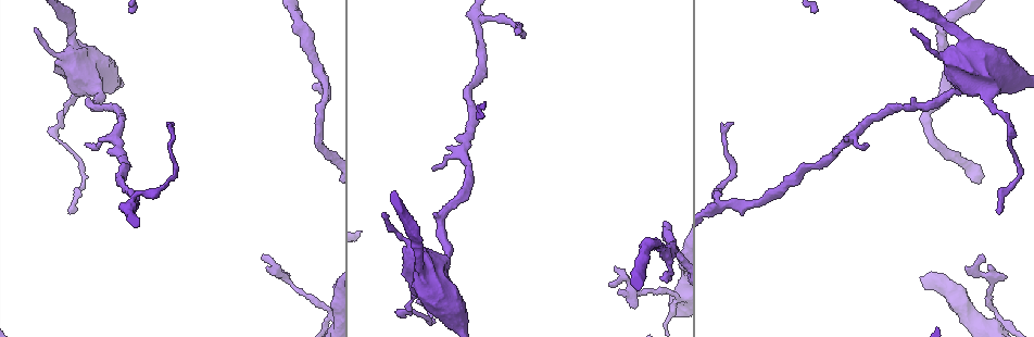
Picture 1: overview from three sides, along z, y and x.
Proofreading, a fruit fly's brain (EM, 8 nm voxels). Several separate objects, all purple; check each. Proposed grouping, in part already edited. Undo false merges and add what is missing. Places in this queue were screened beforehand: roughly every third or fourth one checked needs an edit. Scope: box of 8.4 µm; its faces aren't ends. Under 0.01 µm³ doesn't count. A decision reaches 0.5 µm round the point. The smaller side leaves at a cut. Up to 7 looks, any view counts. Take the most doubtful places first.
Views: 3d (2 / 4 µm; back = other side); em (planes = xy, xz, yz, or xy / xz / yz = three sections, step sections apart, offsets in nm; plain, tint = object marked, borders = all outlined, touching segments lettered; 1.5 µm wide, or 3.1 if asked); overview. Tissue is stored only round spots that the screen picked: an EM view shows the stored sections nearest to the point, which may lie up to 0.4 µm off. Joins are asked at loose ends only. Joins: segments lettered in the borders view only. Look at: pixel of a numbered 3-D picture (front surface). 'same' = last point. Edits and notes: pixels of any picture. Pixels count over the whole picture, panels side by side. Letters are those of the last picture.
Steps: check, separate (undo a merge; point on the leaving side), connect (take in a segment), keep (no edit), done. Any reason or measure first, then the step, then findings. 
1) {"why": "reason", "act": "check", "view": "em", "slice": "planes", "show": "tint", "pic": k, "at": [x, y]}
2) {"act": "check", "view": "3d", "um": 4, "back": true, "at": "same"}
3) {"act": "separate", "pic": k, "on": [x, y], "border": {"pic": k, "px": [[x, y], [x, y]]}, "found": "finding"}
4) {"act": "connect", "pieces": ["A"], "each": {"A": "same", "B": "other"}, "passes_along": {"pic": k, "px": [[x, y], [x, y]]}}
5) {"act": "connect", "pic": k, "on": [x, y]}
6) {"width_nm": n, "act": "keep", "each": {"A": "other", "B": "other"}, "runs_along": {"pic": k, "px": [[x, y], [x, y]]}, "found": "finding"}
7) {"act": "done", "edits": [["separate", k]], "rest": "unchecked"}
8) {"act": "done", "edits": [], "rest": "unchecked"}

{"why": "tapers out", "act": "check", "view": "3d", "um": 2, "pic": 1, "at": [979, 256]}

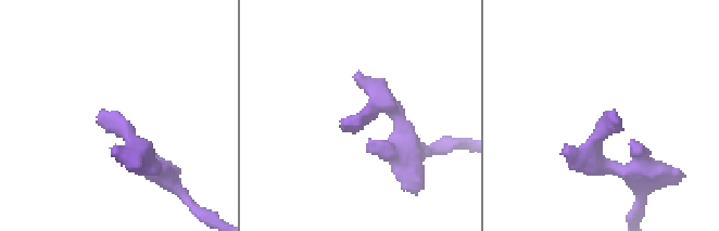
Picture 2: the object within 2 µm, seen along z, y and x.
{"why": "need the tissue", "act": "check", "view": "em", "slice": "yz", "step": 8, "show": "plain", "pic": 2, "at": [611, 117]}

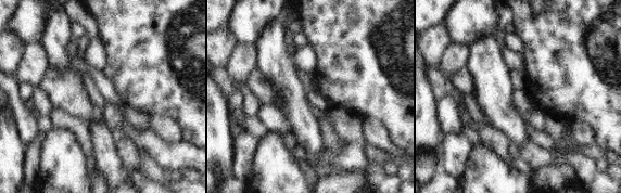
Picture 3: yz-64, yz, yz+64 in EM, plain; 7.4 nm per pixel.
{"why": "what lies round it", "act": "check", "view": "em", "slice": "yz", "step": 8, "show": "borders", "at": "same"}

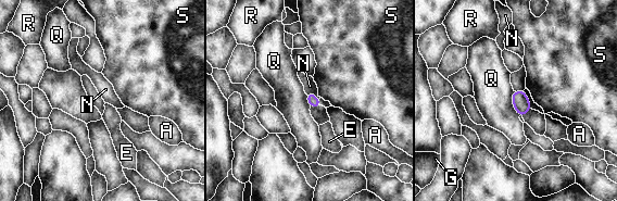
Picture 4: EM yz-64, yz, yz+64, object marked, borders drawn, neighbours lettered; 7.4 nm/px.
{"act": "keep", "each": {"A": "other", "E": "other", "G": "other", "N": "other", "Q": "other", "R": "other", "S": "other"}, "found": "no lettered segment goes on from it"}

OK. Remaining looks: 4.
{"why": "end of a long branch", "act": "check", "view": "em", "slice": "yz", "step": 4, "show": "tint", "pic": 1, "at": [731, 123]}

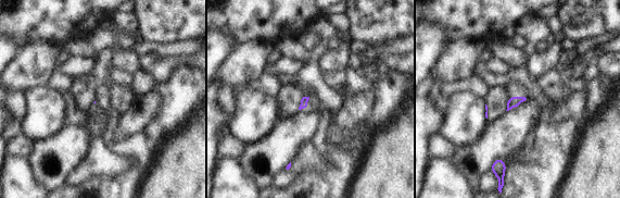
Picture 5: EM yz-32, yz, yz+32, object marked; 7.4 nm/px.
{"act": "check", "view": "em", "slice": "planes", "show": "borders", "at": "same"}

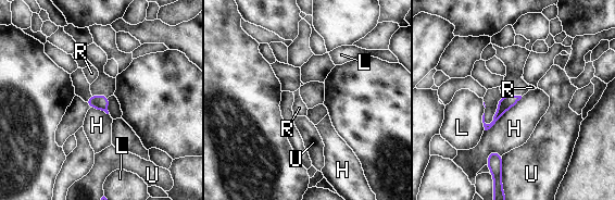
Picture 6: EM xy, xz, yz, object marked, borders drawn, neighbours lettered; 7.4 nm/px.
{"act": "keep", "each": {"H": "other", "L": "other", "R": "other", "U": "other"}, "found": "none of them fits"}

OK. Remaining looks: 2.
{"why": "a fork", "act": "check", "view": "em", "slice": "yz", "step": 4, "show": "tint", "pic": 1, "at": [317, 71]}

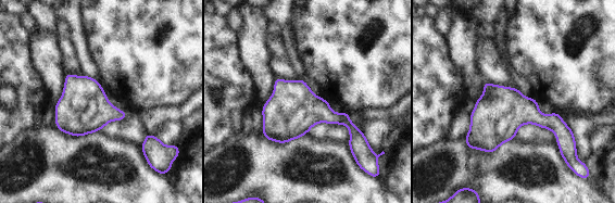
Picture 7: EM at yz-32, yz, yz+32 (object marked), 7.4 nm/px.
{"why": "what lies round it", "act": "check", "view": "em", "slice": "yz", "step": 4, "show": "borders", "at": "same"}

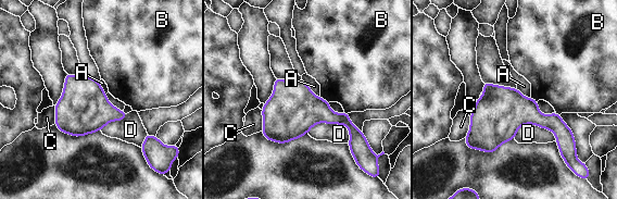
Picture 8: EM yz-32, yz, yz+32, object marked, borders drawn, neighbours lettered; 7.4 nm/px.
{"act": "keep", "each": {"A": "other", "B": "other", "C": "other", "D": "other"}, "border": {"pic": 8, "px": [[301, 78], [319, 97]]}, "found": "all the same neuron"}

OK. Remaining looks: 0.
{"act": "done", "edits": [], "rest": "unchecked"}

